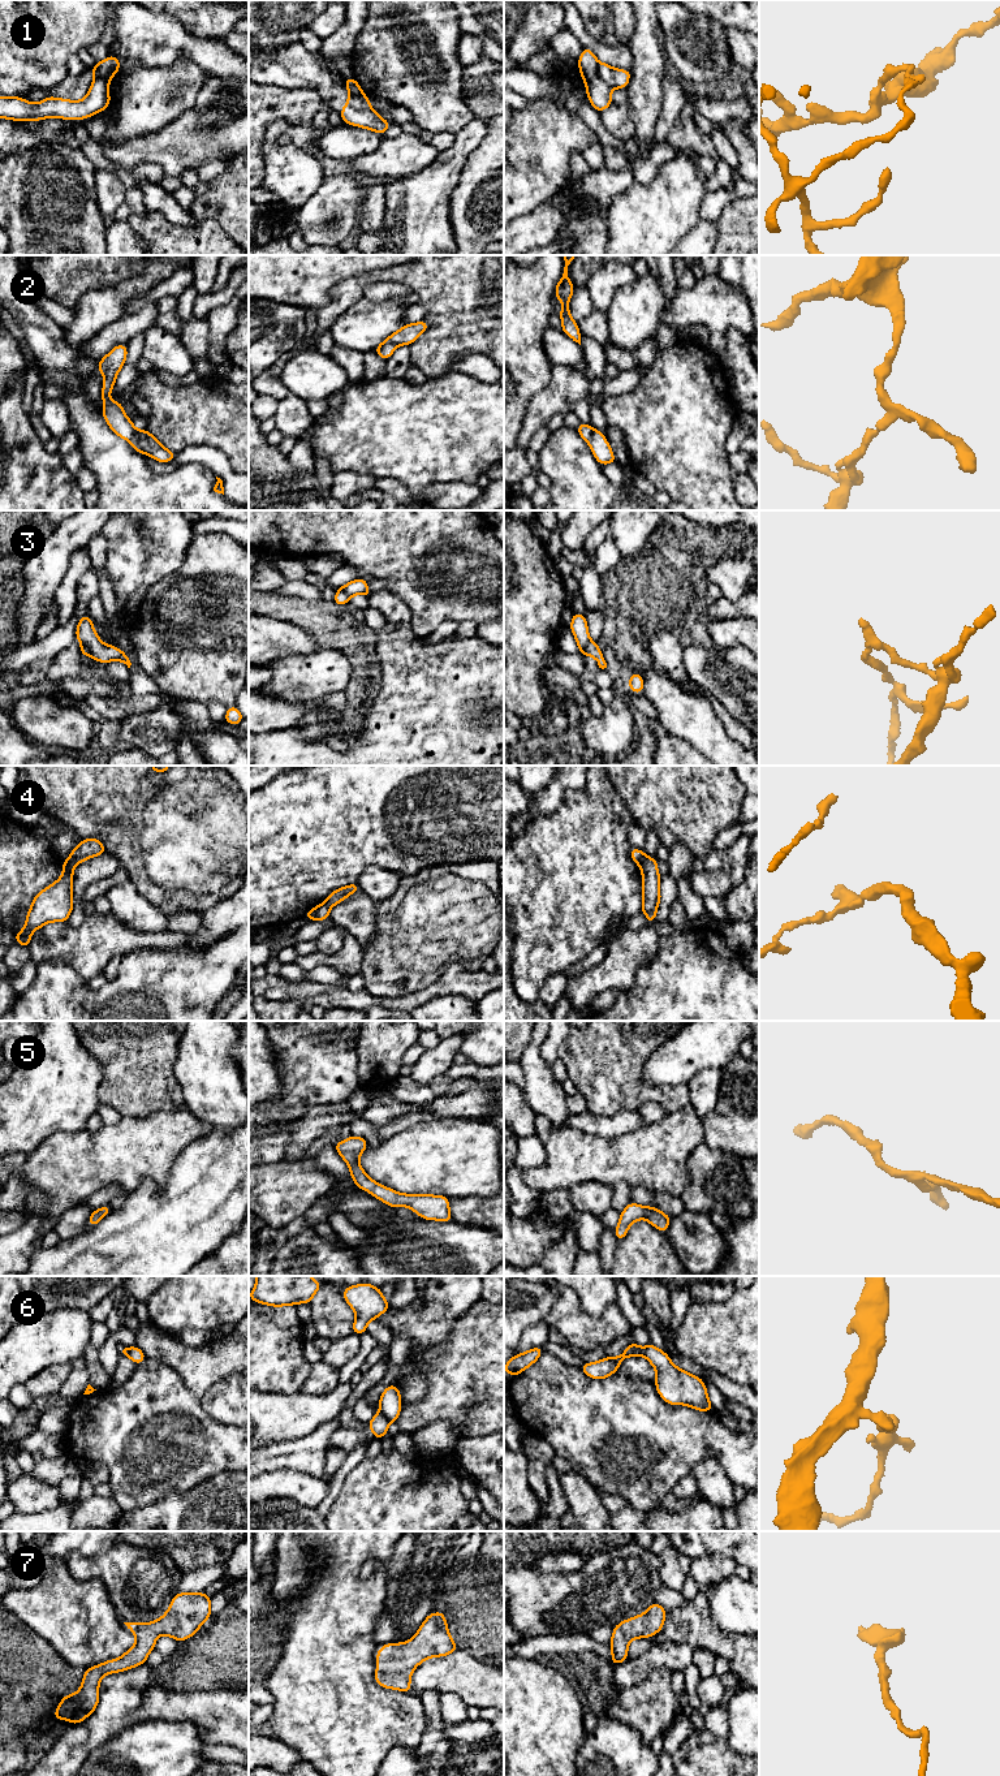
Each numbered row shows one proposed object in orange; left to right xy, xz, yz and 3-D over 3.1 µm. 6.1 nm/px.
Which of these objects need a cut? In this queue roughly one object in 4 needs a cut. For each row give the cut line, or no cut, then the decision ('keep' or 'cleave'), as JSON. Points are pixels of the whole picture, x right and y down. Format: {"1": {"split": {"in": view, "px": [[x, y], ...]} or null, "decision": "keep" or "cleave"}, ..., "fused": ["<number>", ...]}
{"1": {"split": {"in": "yz", "px": [[597, 63], [597, 74], [611, 87]]}, "decision": "cleave"}, "2": {"split": {"in": "xz", "px": [[397, 345], [387, 341], [376, 352]]}, "decision": "cleave"}, "3": {"split": {"in": "yz", "px": [[590, 641], [585, 654]]}, "decision": "cleave"}, "4": {"split": {"in": "yz", "px": [[646, 857], [641, 867]]}, "decision": "cleave"}, "5": {"split": null, "decision": "keep"}, "6": {"split": {"in": "xz", "px": [[379, 1413], [389, 1421]]}, "decision": "cleave"}, "7": {"split": null, "decision": "keep"}, "fused": ["1", "2", "3", "4", "6"]}

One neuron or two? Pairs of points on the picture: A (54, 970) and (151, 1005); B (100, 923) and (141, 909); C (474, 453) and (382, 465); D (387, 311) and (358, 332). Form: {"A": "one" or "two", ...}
{"A": "one", "B": "two", "C": "one", "D": "one"}

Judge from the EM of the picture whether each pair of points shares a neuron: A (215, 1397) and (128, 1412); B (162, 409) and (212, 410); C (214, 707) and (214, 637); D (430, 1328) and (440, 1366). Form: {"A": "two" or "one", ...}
{"A": "two", "B": "one", "C": "two", "D": "two"}

